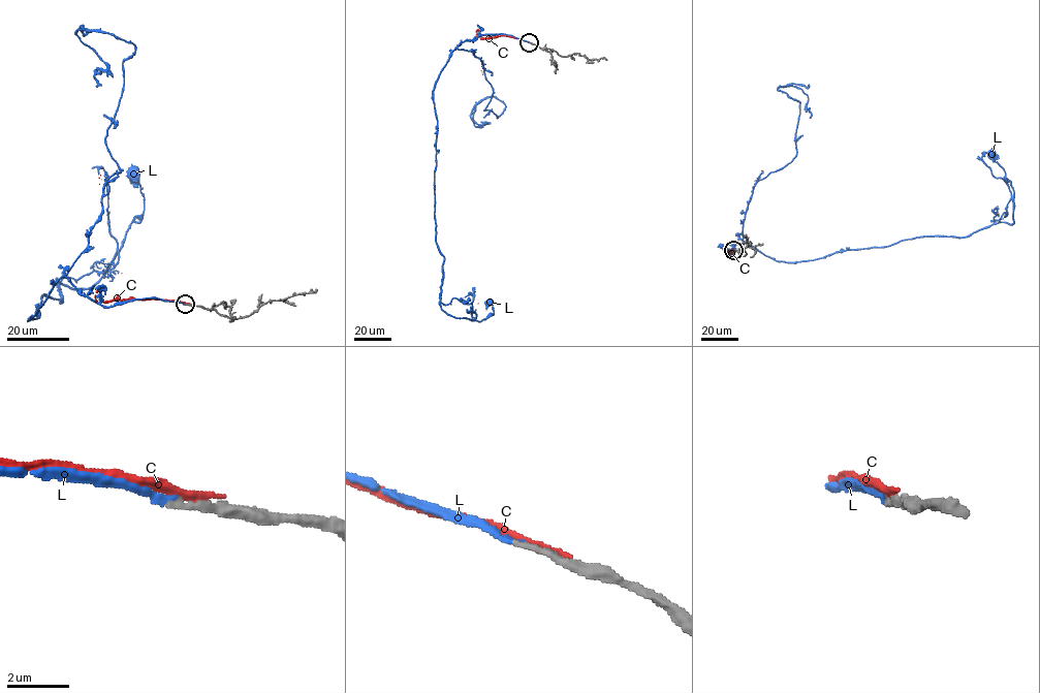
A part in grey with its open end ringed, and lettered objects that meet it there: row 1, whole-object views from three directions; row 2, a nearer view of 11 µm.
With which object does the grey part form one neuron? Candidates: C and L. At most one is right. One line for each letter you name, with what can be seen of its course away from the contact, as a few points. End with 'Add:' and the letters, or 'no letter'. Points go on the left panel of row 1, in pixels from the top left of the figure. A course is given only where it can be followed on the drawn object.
L: it runs (185, 304), (102, 307), (61, 276), (29, 318), (115, 255), (107, 175), (91, 168)
Add: L

